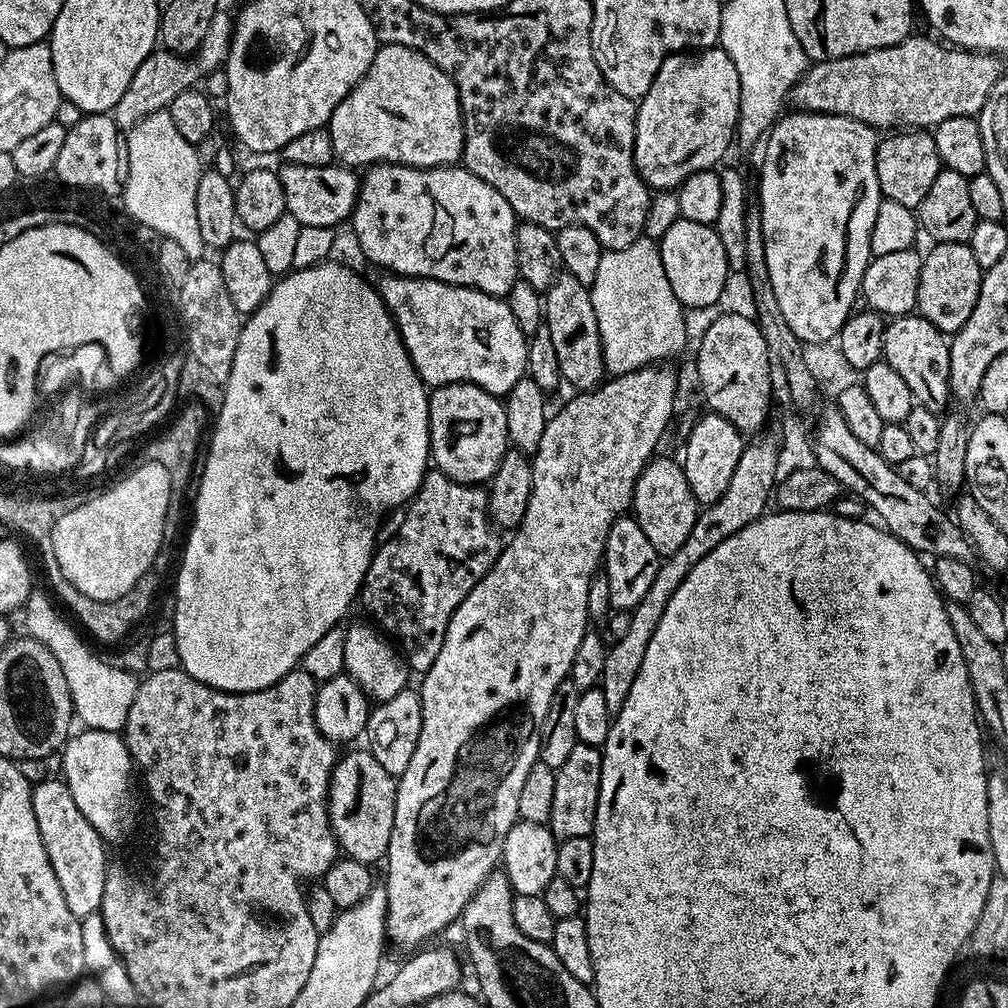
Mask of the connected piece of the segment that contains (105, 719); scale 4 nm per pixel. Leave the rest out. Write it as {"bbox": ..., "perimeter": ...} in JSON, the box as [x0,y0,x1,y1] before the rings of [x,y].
{"bbox":[22,590,137,732],"perimeter":[[[34,590],[28,596],[28,602],[22,609],[23,631],[27,635],[33,636],[38,642],[42,642],[42,646],[46,646],[50,650],[50,654],[54,654],[54,658],[58,658],[58,666],[62,666],[62,674],[66,674],[66,686],[70,686],[75,719],[79,723],[81,720],[84,723],[81,725],[85,729],[97,728],[103,732],[120,732],[126,722],[130,702],[134,702],[137,677],[134,678],[126,669],[115,668],[114,665],[107,664],[102,657],[95,656],[84,645],[85,637],[75,627],[72,629],[56,613],[57,605],[54,603],[53,597],[47,591],[45,592]]]}

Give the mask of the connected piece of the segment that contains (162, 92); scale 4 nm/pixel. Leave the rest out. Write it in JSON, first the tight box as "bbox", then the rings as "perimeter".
{"bbox":[110,10,233,129],"perimeter":[[[218,10],[210,22],[210,30],[206,30],[206,38],[202,38],[202,46],[198,46],[198,50],[187,58],[181,58],[177,53],[167,50],[161,51],[161,56],[159,51],[153,50],[149,56],[142,58],[142,66],[134,70],[134,78],[130,78],[130,86],[126,86],[126,94],[122,94],[122,98],[110,113],[117,128],[130,129],[138,122],[142,122],[142,118],[167,109],[169,100],[182,94],[182,90],[193,87],[197,82],[203,81],[217,71],[232,49],[233,31],[233,17],[231,15],[228,17],[224,10]]]}

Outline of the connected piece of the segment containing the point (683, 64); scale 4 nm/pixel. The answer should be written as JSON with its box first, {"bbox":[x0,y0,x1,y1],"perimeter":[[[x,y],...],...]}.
{"bbox":[632,46,740,189],"perimeter":[[[717,46],[703,50],[673,52],[662,62],[650,90],[639,97],[636,110],[636,137],[632,157],[641,178],[649,189],[679,189],[681,182],[695,172],[706,172],[717,167],[724,151],[734,140],[739,119],[740,86],[738,70],[730,54]]]}

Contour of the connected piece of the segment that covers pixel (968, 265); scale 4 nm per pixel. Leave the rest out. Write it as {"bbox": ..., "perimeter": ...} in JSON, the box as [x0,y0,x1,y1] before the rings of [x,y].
{"bbox":[916,243,982,334],"perimeter":[[[933,243],[931,247],[922,256],[916,306],[919,315],[926,317],[939,332],[953,334],[966,325],[966,320],[978,302],[982,270],[978,262],[974,262],[974,254],[967,244]]]}

